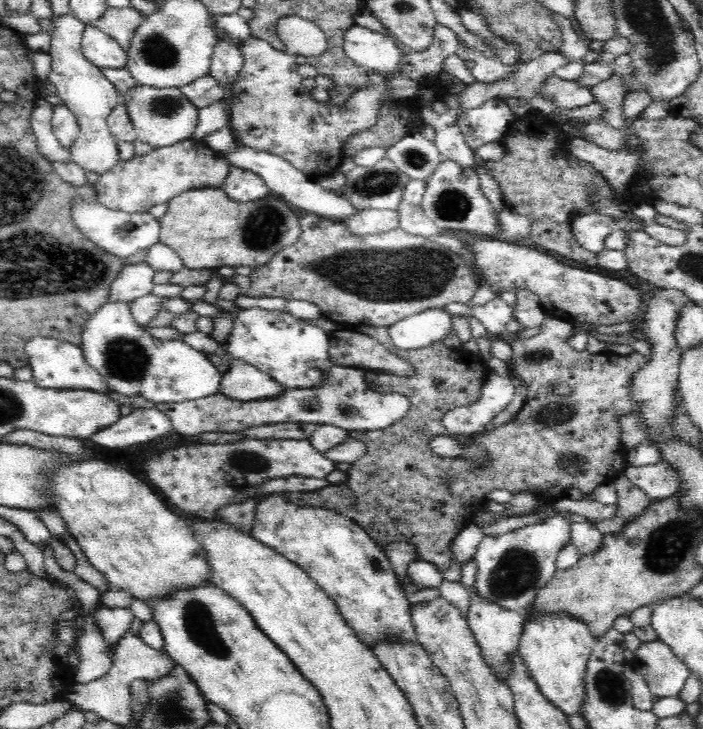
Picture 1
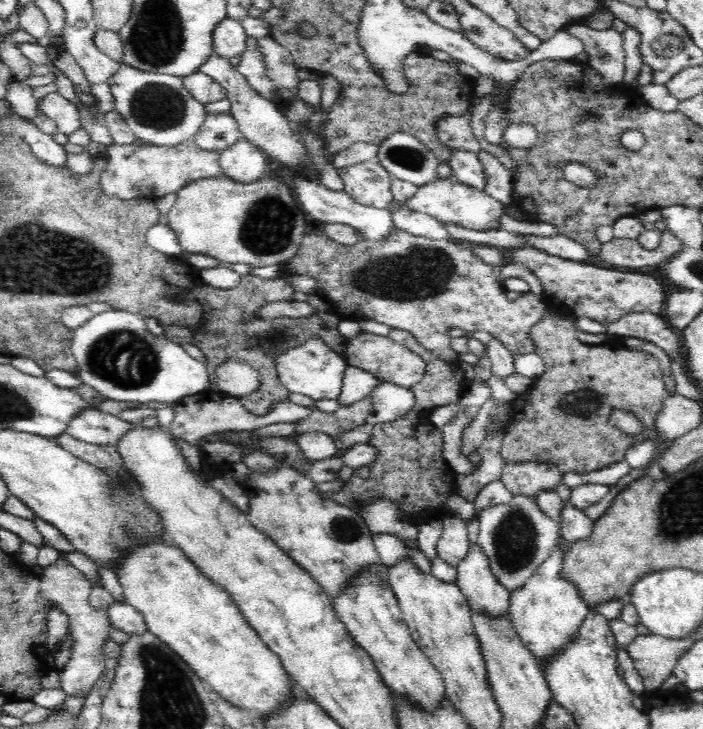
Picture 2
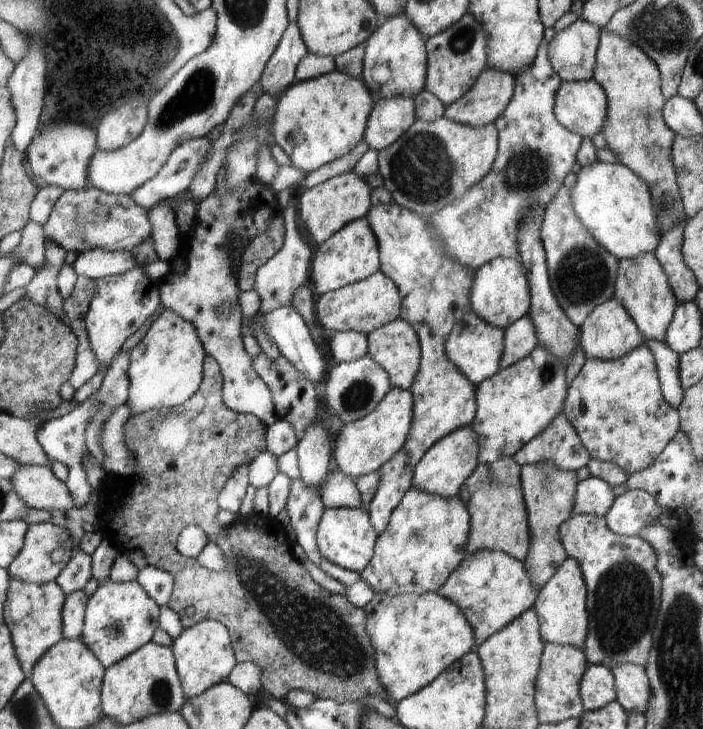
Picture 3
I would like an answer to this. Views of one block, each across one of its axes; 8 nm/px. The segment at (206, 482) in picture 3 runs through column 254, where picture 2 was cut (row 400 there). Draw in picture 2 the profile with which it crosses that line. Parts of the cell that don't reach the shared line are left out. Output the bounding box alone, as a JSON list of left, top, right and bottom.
[323,311,669,529]

